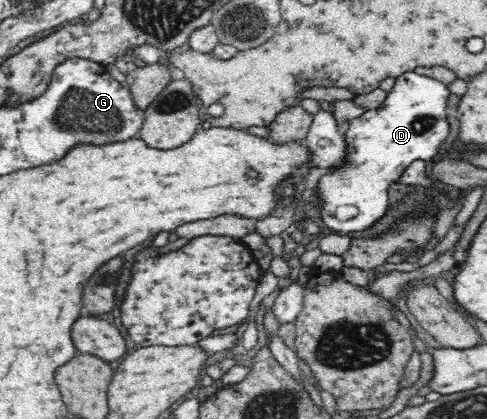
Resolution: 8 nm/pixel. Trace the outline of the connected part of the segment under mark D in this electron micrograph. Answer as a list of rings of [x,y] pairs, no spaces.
[[[409,71],[395,79],[391,91],[387,93],[385,101],[377,109],[367,110],[348,121],[348,129],[343,134],[345,136],[343,164],[329,169],[328,173],[319,179],[319,185],[315,189],[319,215],[325,227],[351,235],[371,228],[377,219],[385,215],[387,206],[389,206],[389,187],[398,186],[401,175],[409,169],[409,165],[415,159],[429,161],[439,151],[439,145],[447,139],[449,135],[445,112],[447,97],[449,97],[447,84],[438,79]]]

